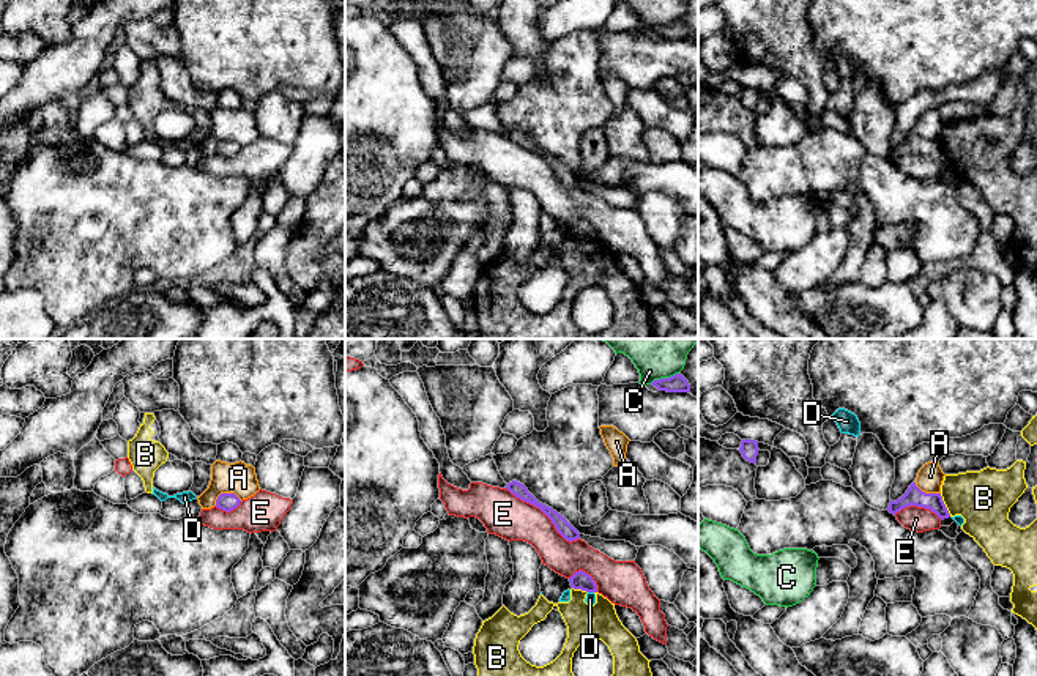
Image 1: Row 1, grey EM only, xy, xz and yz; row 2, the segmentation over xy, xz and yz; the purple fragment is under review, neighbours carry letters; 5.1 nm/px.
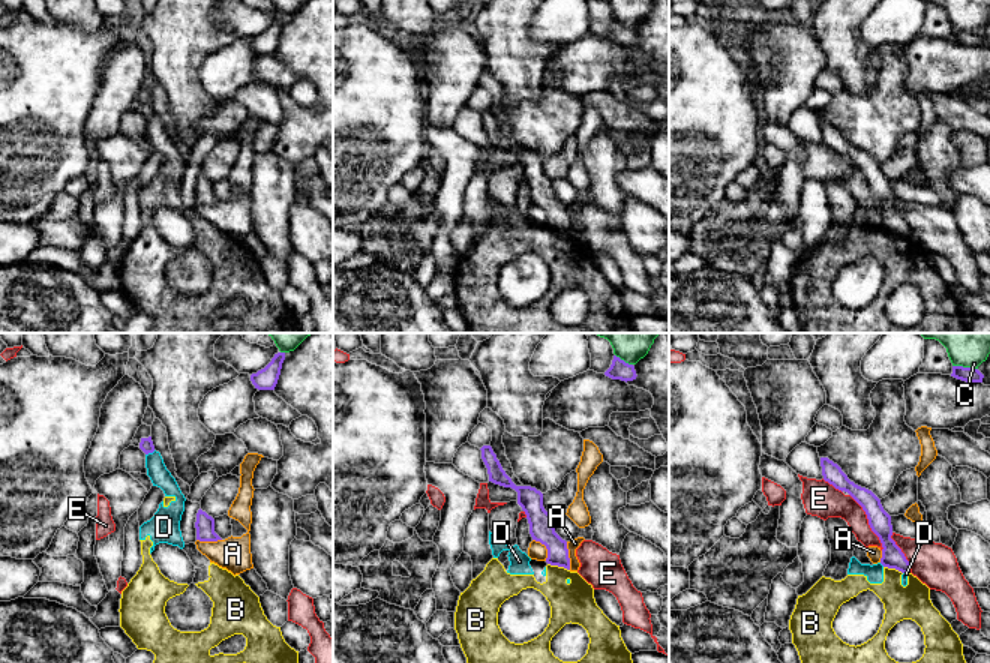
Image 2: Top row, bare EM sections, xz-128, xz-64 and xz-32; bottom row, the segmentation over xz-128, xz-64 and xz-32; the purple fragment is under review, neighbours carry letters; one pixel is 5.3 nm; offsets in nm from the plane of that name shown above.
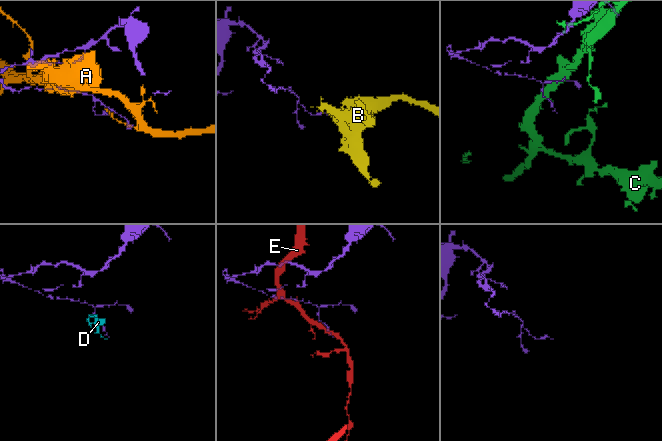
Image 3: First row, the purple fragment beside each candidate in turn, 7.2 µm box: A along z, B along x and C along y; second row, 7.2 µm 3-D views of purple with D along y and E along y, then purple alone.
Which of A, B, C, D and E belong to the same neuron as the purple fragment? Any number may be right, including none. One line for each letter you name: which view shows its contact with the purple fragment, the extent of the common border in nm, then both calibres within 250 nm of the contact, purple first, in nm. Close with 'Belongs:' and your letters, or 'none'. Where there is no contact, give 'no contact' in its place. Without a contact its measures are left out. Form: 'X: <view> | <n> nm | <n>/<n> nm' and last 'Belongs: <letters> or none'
Belongs: none

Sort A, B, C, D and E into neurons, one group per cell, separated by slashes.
A / B D / C / E

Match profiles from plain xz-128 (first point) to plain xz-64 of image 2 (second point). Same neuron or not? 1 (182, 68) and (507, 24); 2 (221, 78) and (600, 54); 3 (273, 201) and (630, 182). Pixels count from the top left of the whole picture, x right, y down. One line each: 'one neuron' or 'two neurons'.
1: one neuron
2: one neuron
3: two neurons

